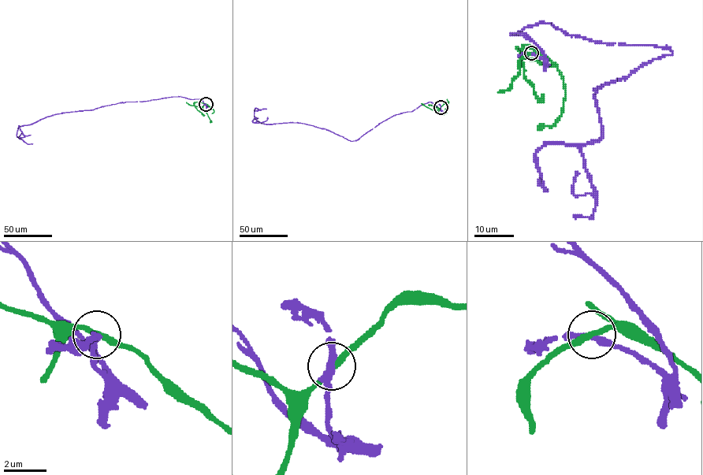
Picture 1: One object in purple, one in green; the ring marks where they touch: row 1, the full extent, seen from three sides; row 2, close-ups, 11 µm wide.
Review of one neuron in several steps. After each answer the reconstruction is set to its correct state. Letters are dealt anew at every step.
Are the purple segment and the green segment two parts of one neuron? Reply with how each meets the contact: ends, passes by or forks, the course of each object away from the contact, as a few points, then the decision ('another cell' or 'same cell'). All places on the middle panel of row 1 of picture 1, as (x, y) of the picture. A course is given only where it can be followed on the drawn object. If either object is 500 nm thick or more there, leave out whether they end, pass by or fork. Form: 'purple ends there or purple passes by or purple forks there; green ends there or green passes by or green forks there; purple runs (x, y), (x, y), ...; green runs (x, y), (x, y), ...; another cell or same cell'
purple passes by; green passes by; purple runs (440, 107), (422, 104), (352, 141), (303, 123), (252, 121), (267, 117); green runs (440, 107), (429, 105), (437, 108), (437, 109); another cell

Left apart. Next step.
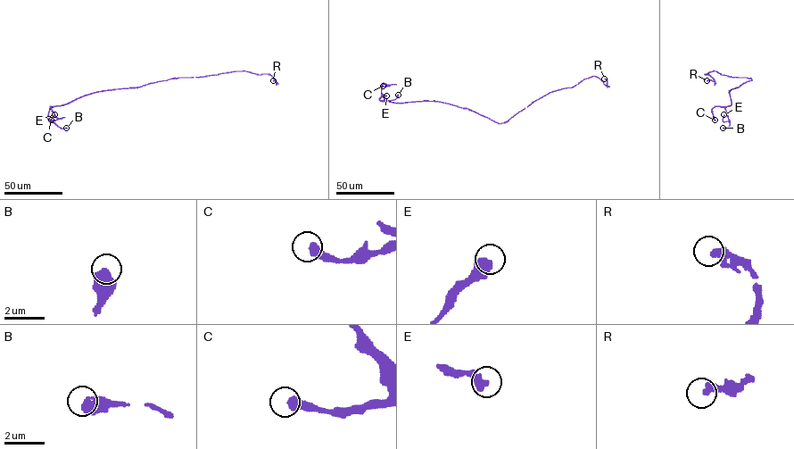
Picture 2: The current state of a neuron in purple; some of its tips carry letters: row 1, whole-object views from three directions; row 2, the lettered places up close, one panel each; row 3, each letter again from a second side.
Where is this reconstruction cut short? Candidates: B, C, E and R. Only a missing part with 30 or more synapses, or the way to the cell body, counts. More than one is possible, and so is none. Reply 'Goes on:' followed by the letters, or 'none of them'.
Goes on: none of them

